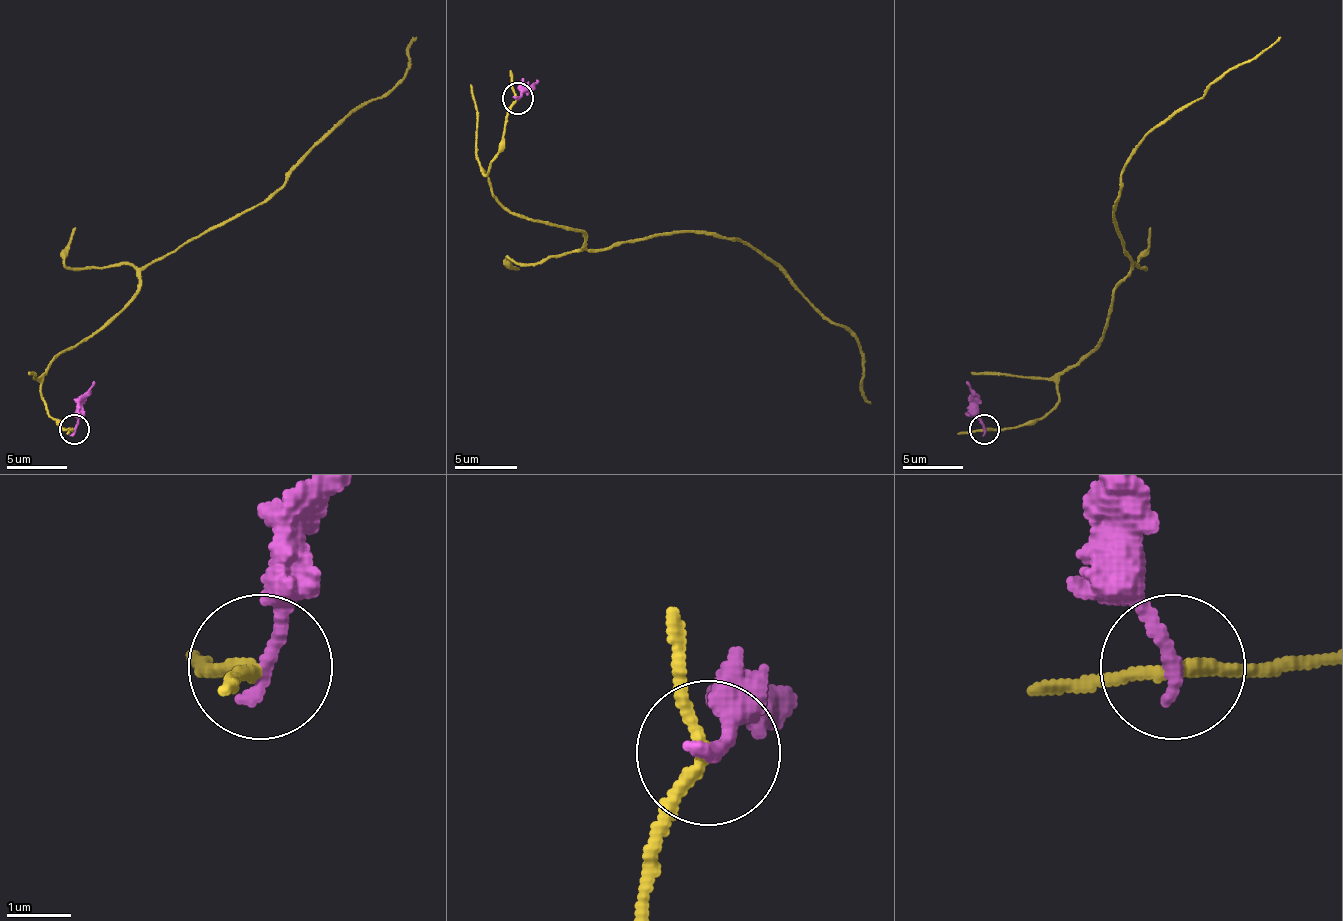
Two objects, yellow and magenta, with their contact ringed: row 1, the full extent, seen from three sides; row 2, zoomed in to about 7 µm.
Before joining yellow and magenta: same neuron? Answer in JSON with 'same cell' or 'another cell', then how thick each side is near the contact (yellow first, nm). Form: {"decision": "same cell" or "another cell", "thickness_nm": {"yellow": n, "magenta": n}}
{"decision": "another cell", "thickness_nm": {"yellow": 180, "magenta": 240}}

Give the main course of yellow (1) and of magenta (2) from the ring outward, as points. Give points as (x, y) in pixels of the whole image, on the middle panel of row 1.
1: (518, 99), (484, 173), (509, 211), (577, 229), (590, 248), (667, 233), (748, 242), (857, 342), (870, 404)
2: (518, 99), (537, 80)

